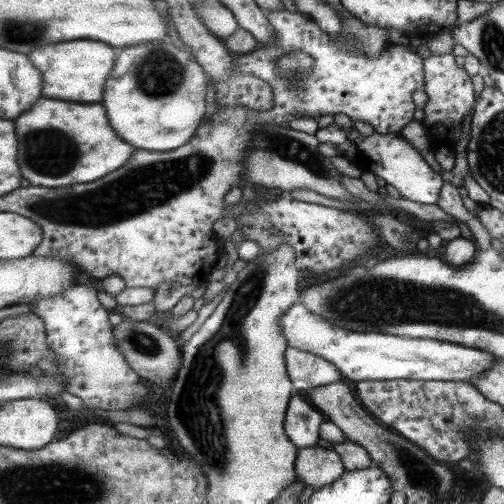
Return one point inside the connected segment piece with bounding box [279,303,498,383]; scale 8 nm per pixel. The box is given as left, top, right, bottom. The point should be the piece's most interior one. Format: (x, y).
(359, 356)

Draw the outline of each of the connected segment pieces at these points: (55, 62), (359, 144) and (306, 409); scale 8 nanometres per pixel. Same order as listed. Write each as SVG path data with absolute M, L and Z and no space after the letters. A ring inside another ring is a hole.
M74 40L40 46L38 50L30 52L30 58L34 58L34 66L38 66L38 70L42 70L42 78L46 78L46 86L42 86L42 98L96 103L102 102L102 94L105 94L104 82L117 61L114 48L96 40Z
M332 123L315 132L317 138L326 144L332 144L340 155L350 160L354 166L358 166L363 172L374 172L375 176L383 178L387 184L391 184L398 190L402 198L408 198L412 202L420 204L436 204L438 194L441 194L442 177L436 174L428 162L406 142L398 133L380 134L376 131L370 136L363 136L356 129L346 131L338 124Z
M294 393L285 417L286 435L298 450L318 444L318 428L324 422L324 416L314 406Z

